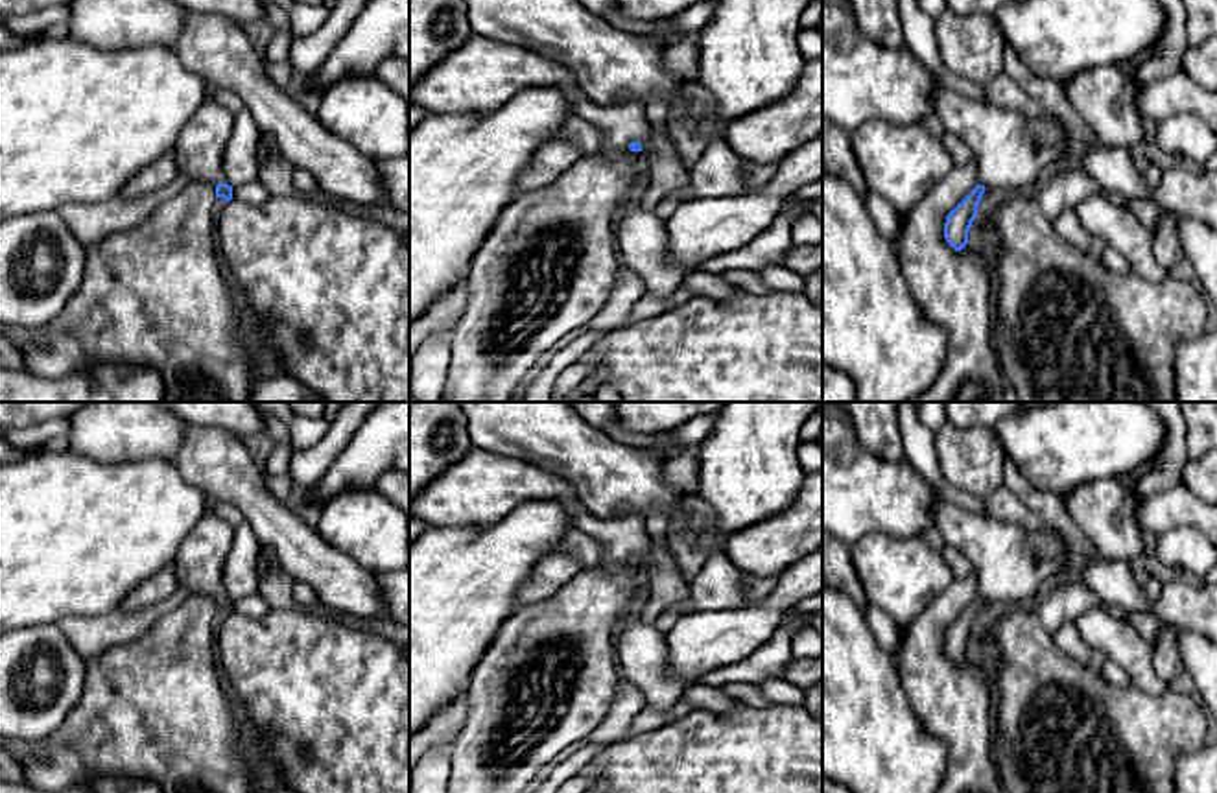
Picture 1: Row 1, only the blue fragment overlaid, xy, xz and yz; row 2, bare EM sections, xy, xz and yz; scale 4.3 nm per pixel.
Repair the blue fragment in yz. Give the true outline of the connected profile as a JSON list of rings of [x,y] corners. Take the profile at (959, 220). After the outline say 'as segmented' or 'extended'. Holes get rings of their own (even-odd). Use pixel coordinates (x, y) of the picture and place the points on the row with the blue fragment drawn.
[[[977,184],[948,216],[944,223],[944,238],[961,251],[968,243],[968,231],[977,216],[977,205],[985,194],[985,186]]] | as segmented

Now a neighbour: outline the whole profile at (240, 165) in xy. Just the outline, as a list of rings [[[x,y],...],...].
[[[243,107],[234,114],[234,129],[223,151],[223,179],[229,186],[240,186],[251,183],[258,177],[258,140],[262,133],[258,131],[251,112]]]

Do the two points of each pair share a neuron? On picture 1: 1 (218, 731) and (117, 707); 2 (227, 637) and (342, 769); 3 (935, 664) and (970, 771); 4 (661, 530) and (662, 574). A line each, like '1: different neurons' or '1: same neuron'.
1: same neuron
2: same neuron
3: same neuron
4: different neurons

